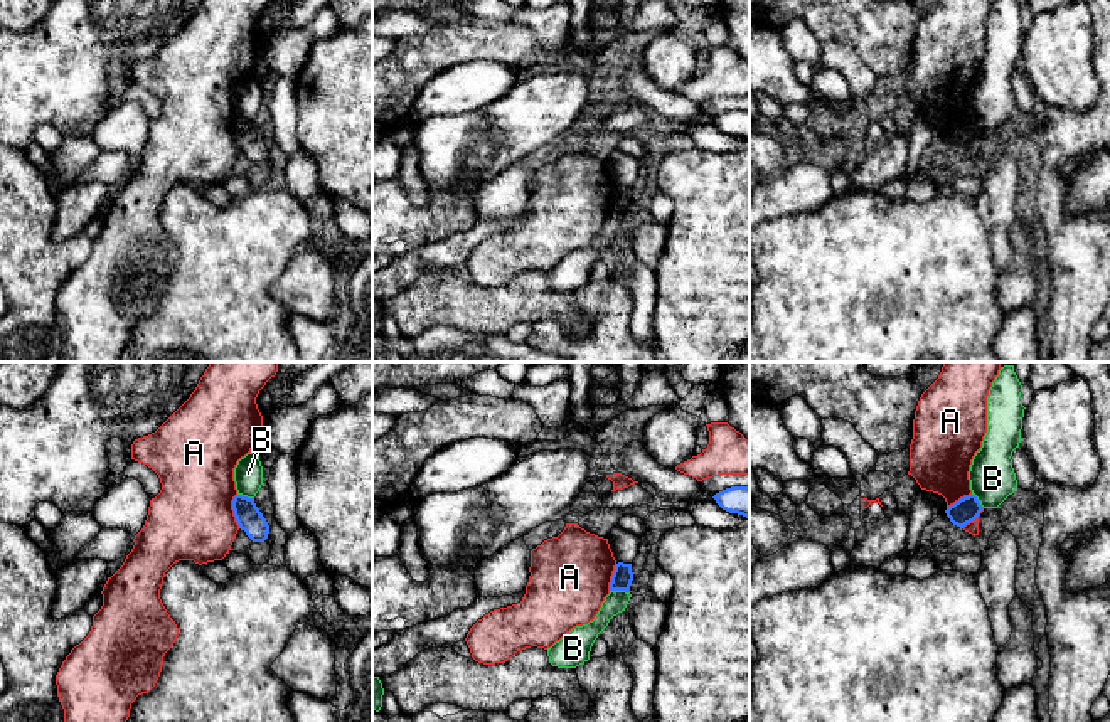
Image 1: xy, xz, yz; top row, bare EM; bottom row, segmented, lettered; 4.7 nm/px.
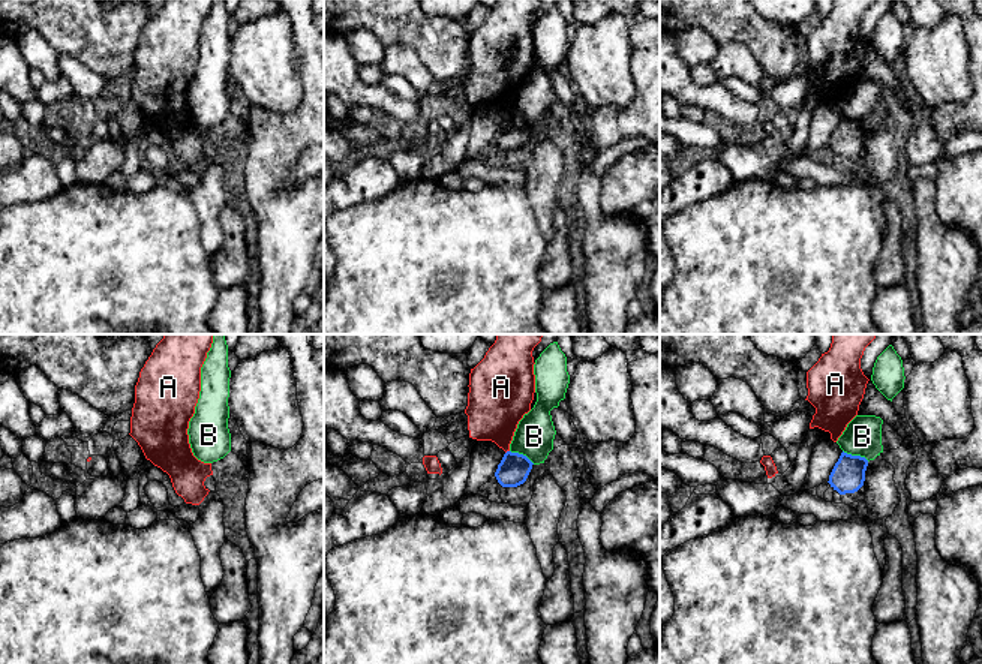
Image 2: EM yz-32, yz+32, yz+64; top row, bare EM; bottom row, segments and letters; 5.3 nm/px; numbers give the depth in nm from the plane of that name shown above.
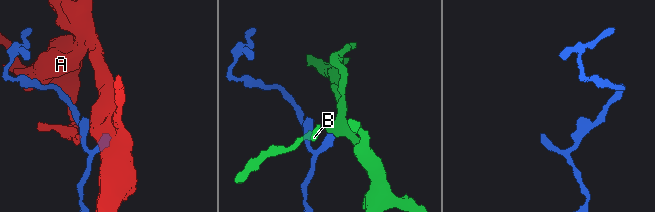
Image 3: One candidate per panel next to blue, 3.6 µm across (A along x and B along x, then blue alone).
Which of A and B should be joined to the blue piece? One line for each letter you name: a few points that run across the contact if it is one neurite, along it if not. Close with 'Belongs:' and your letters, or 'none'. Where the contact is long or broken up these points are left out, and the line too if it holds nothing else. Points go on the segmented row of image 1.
Belongs: none

